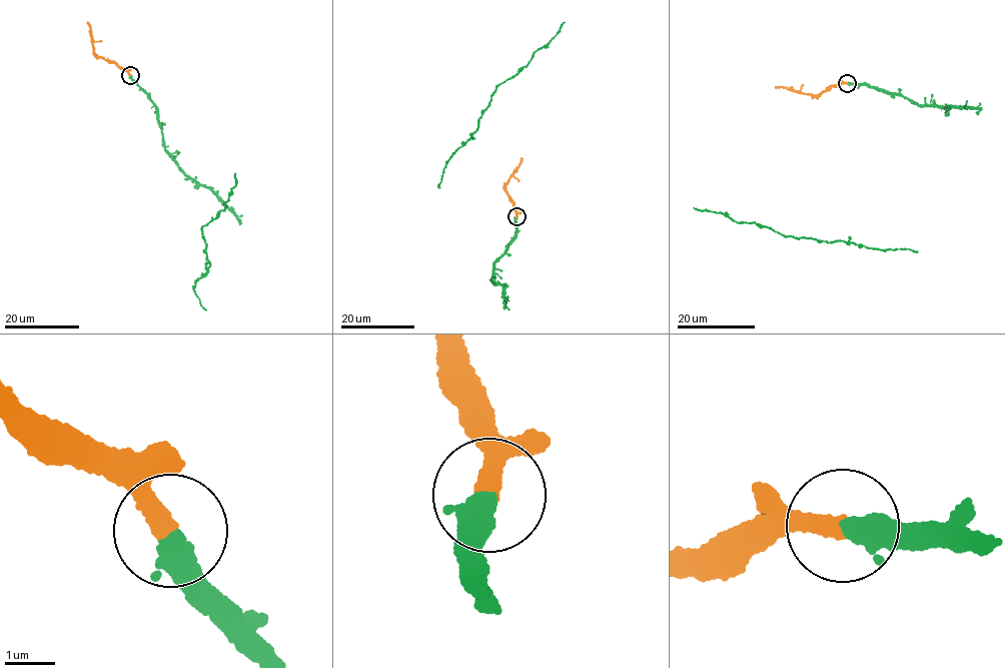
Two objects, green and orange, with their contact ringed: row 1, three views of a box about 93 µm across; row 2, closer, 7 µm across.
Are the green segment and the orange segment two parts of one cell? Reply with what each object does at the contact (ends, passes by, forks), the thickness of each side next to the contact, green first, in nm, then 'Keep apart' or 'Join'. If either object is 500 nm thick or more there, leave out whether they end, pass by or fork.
At the ring green ends. At the ring orange ends. Thickness 460 nm (green) against 320 nm. Join

